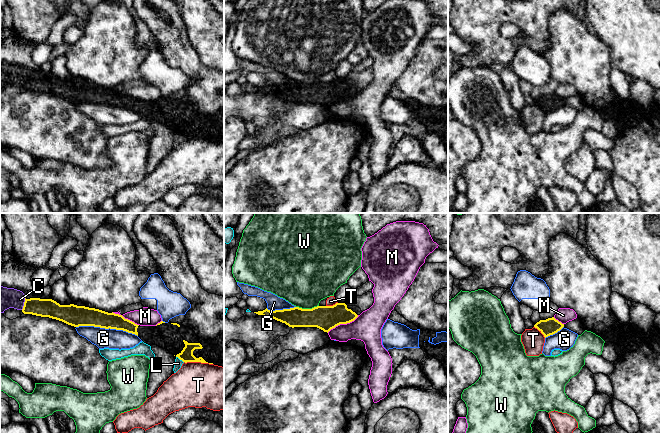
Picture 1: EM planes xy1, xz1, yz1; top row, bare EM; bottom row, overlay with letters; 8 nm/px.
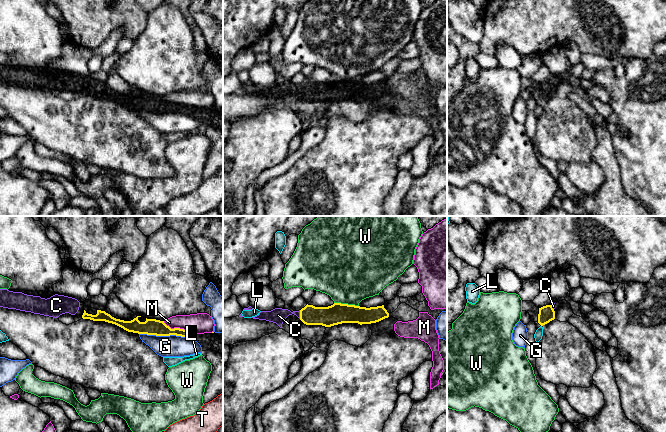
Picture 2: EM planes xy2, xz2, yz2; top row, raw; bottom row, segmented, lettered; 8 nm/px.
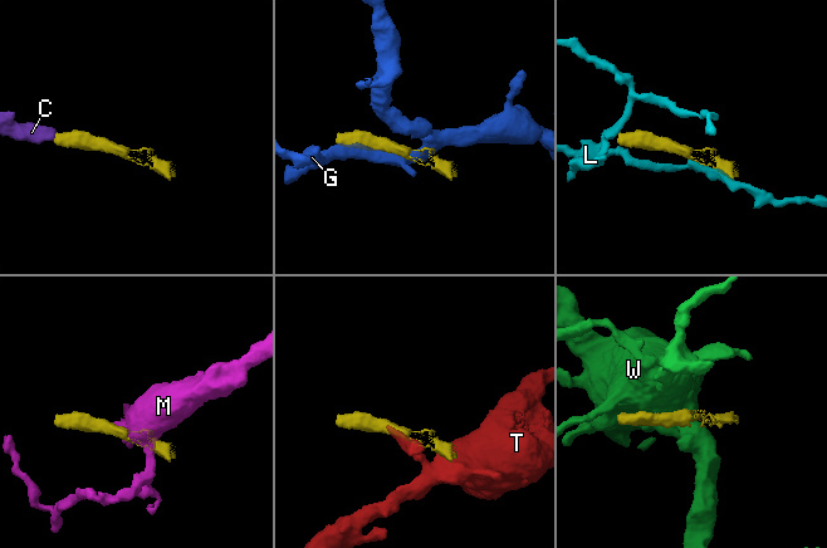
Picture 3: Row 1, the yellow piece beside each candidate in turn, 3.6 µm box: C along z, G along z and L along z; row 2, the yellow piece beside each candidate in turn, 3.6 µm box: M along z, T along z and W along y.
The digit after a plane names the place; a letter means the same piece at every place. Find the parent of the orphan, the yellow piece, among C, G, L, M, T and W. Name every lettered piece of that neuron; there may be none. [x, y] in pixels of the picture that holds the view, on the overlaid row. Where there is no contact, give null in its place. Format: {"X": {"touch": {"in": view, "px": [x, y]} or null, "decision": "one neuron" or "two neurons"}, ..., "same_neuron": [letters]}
{"C": {"touch": {"in": "xy1", "px": [24, 304]}, "decision": "one neuron"}, "G": {"touch": {"in": "xy1", "px": [107, 328]}, "decision": "two neurons"}, "L": {"touch": {"in": "xy1", "px": [180, 359]}, "decision": "two neurons"}, "M": {"touch": {"in": "xz1", "px": [342, 323]}, "decision": "two neurons"}, "T": {"touch": {"in": "xy1", "px": [198, 361]}, "decision": "two neurons"}, "W": {"touch": {"in": "xz2", "px": [346, 304]}, "decision": "two neurons"}, "same_neuron": ["C"]}

